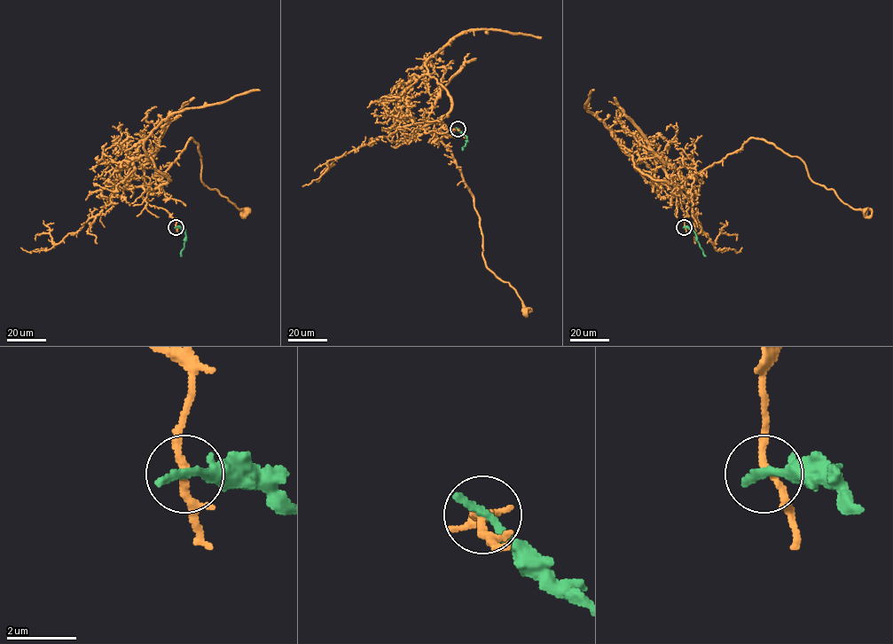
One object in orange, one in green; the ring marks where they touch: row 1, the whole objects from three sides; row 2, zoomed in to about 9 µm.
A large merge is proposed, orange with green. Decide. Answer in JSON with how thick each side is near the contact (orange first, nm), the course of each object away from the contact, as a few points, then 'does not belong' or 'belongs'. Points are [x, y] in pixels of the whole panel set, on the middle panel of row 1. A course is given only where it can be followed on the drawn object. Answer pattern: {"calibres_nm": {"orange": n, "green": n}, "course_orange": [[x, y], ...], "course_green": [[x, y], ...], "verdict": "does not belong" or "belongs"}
{"calibres_nm": {"orange": 200, "green": 280}, "course_orange": [[458, 129], [426, 133], [424, 127], [450, 149], [473, 195], [486, 266], [515, 290], [525, 317]], "course_green": [[458, 129], [466, 137], [462, 149]], "verdict": "does not belong"}

